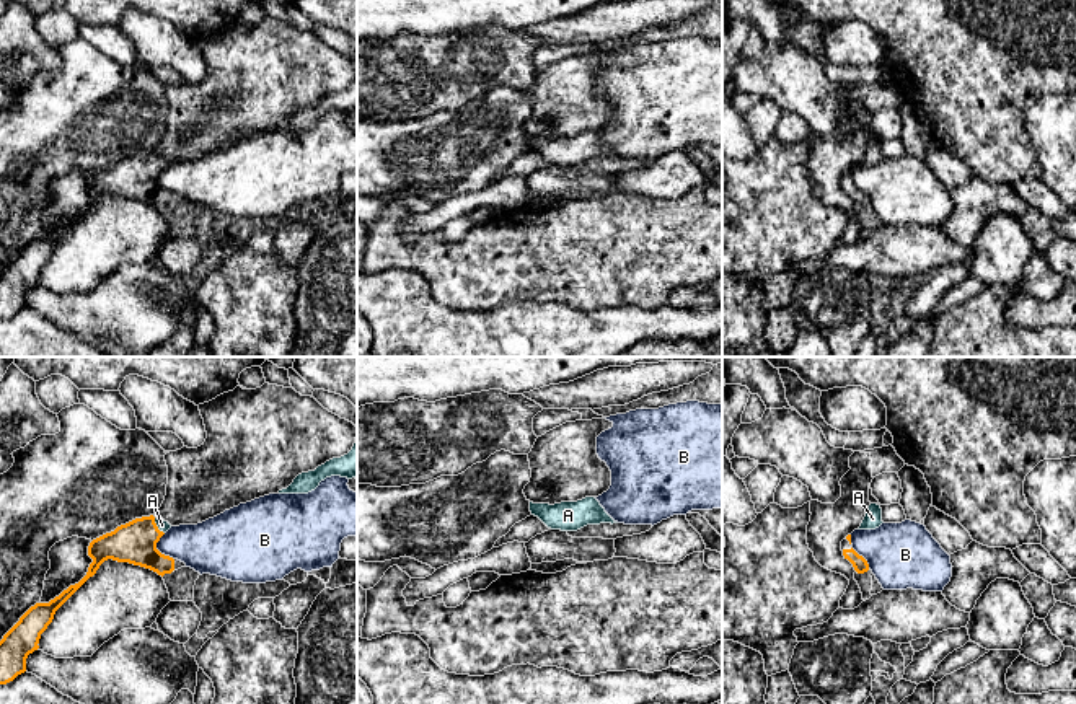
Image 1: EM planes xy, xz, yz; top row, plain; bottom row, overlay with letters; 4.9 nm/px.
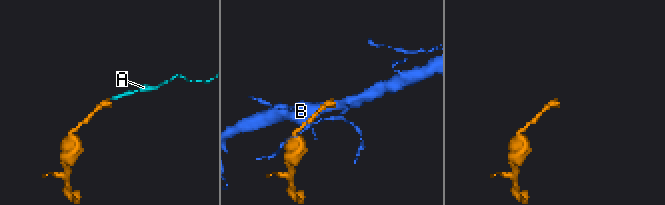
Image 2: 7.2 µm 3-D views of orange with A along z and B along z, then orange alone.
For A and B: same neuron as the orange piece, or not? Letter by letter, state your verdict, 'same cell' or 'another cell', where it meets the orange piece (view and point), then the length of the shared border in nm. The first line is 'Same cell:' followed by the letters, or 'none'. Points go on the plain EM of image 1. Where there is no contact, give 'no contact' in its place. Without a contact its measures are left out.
Same cell: A
A: same cell | xy (157, 162) | 90 nm
B: another cell | xy (157, 184) | 140 nm

